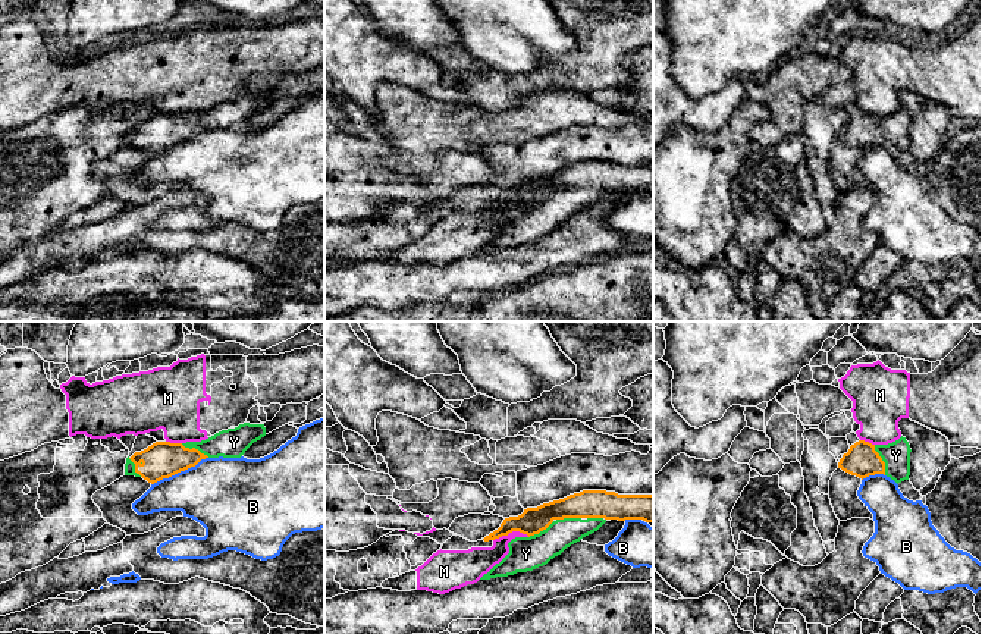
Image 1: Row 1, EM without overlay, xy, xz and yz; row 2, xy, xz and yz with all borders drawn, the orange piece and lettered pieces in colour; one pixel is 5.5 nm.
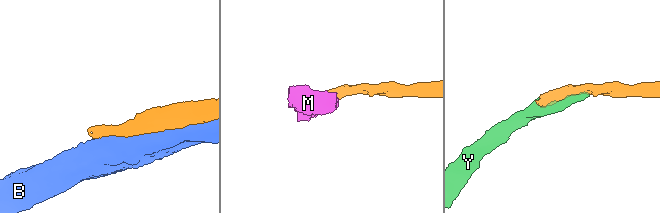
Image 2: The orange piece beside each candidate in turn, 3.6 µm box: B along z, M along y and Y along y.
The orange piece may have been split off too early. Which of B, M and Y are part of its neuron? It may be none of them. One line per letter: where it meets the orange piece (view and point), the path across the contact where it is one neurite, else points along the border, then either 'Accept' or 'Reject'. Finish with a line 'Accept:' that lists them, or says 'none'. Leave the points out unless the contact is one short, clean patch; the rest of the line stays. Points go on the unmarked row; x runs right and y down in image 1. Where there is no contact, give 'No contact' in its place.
B: Touches orange at xy (179, 143). Reject
M: Touches orange at xz (511, 203). Boundary: xz (529, 207), (520, 203), (510, 203), (493, 212). Reject
Y: Touches orange at yz (881, 131). Accept
Accept: Y

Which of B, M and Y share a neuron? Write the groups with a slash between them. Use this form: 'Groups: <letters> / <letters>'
Groups: B / M / Y

